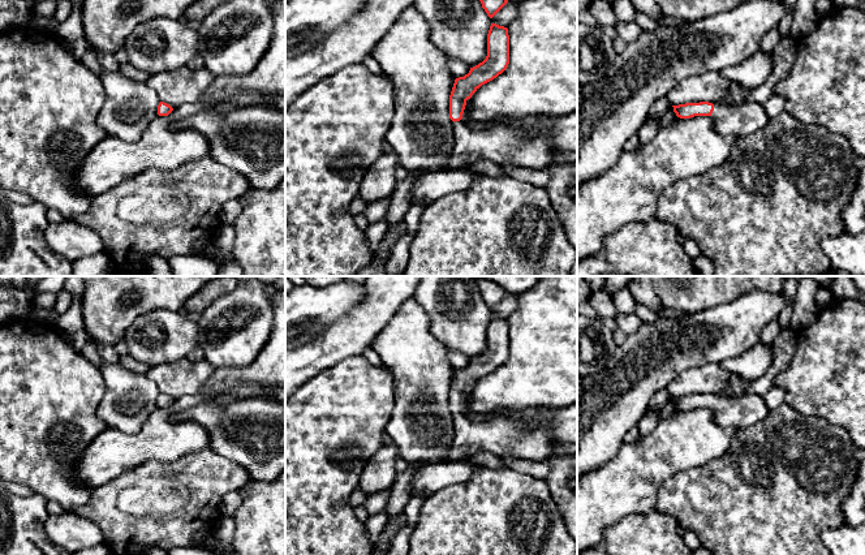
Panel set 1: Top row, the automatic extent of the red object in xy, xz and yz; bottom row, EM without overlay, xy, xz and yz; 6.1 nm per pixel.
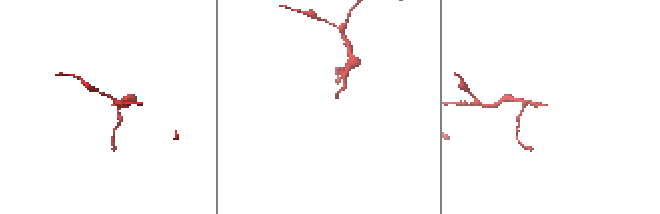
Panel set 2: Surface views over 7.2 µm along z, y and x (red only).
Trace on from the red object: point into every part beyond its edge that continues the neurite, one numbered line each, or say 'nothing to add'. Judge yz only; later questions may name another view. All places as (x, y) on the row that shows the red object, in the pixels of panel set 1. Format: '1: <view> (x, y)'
1: yz (737, 120)

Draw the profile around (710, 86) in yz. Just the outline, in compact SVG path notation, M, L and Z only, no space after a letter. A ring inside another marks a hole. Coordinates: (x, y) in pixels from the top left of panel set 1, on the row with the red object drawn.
M706 72L679 82L667 95L671 106L709 102L716 104L730 91L730 79L719 72Z

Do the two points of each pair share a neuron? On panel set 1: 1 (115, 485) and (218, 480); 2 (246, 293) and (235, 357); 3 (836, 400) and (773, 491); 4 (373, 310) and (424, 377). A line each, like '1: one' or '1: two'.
1: one
2: one
3: two
4: two

